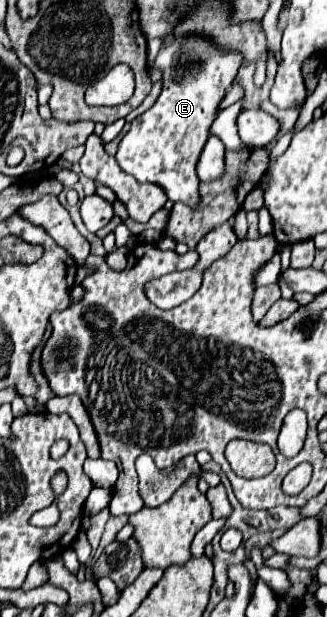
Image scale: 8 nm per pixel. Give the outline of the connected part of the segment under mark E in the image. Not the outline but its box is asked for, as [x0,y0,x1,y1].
[116,35,242,207]

